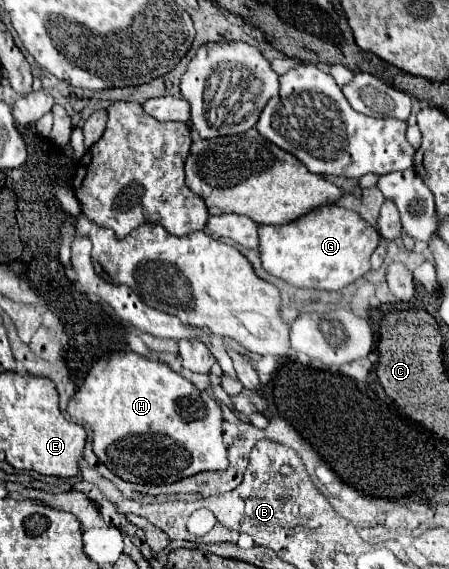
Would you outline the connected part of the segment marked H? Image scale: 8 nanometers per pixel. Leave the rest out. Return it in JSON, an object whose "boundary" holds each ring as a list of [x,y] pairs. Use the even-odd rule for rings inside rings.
{"boundary":[[[113,351],[101,359],[95,361],[95,365],[91,367],[91,371],[87,373],[83,385],[77,389],[77,393],[69,399],[69,405],[67,405],[67,413],[71,417],[75,417],[79,423],[83,425],[89,425],[91,429],[91,435],[93,435],[93,451],[95,455],[99,457],[101,463],[105,463],[115,475],[119,475],[121,479],[125,481],[131,481],[131,483],[143,483],[143,485],[169,485],[169,483],[175,483],[183,477],[189,477],[189,475],[195,475],[195,473],[201,473],[201,471],[217,471],[217,469],[225,469],[227,467],[227,447],[223,443],[223,431],[221,431],[221,421],[223,421],[223,415],[221,415],[221,409],[219,405],[215,403],[215,399],[211,399],[205,391],[199,391],[191,381],[187,381],[185,377],[181,377],[179,373],[175,373],[169,365],[165,363],[159,363],[159,361],[153,361],[153,359],[147,359],[147,357],[141,357],[133,351]]]}

